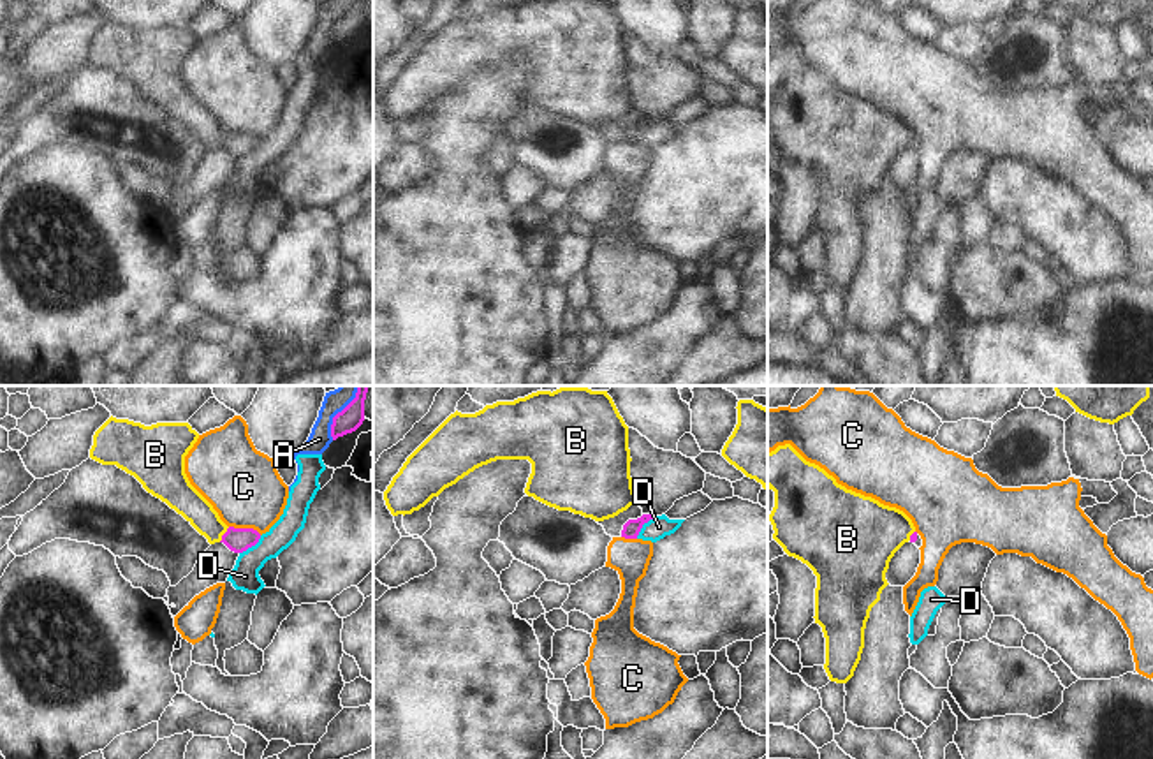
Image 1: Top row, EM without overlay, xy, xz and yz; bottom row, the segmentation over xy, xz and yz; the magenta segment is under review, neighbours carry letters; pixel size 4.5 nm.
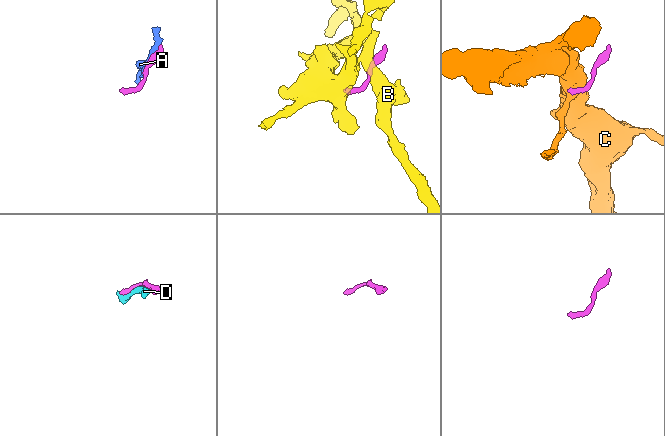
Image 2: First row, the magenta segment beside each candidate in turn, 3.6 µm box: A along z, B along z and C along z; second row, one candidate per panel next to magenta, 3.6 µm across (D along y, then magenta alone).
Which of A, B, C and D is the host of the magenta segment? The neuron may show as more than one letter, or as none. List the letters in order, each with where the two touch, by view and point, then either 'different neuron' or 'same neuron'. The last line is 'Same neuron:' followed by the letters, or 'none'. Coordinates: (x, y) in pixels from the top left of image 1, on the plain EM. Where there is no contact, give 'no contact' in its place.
A: meets magenta in xy at (333, 23); different neuron
B: meets magenta in xy at (224, 140); different neuron
C: meets magenta in xy at (245, 134); different neuron
D: meets magenta in xz at (643, 129); different neuron
Same neuron: none

